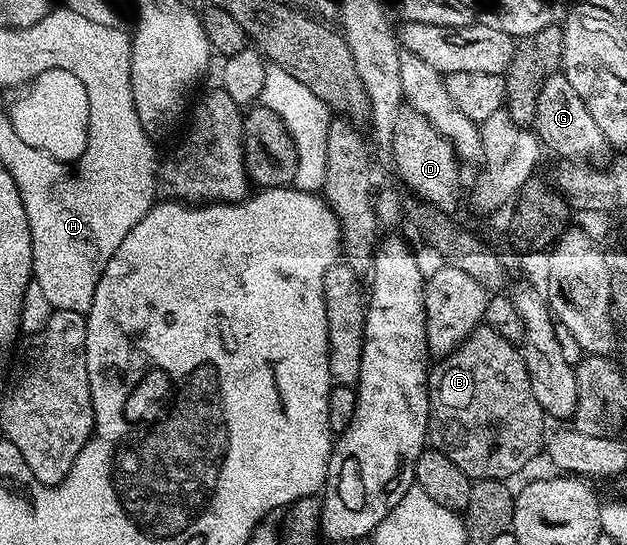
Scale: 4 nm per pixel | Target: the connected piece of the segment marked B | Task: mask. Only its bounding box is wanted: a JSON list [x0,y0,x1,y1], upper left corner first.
[428,324,547,480]

